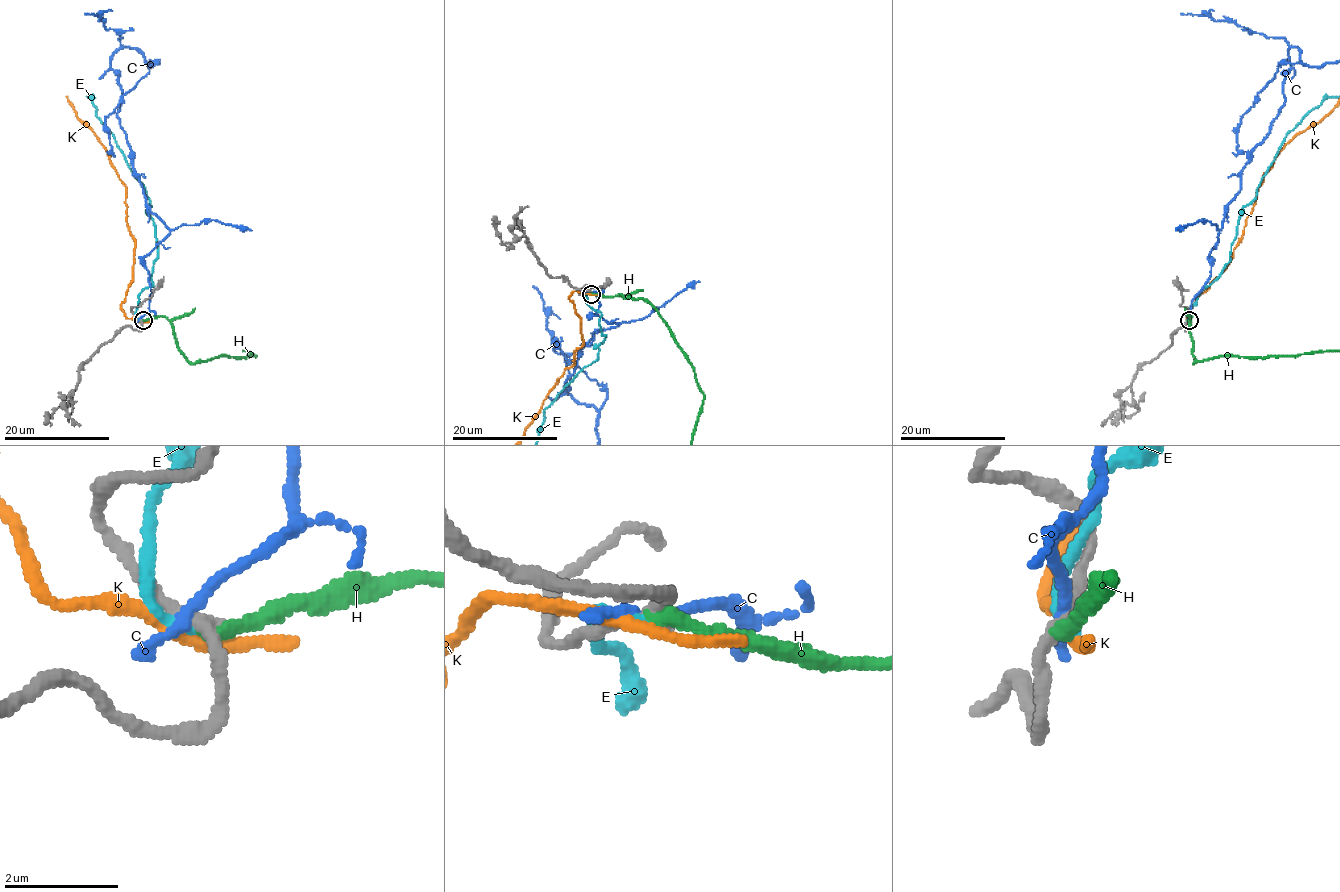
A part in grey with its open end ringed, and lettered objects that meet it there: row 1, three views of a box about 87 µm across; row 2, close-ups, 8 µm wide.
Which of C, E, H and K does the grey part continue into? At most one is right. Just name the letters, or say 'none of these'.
none of these

